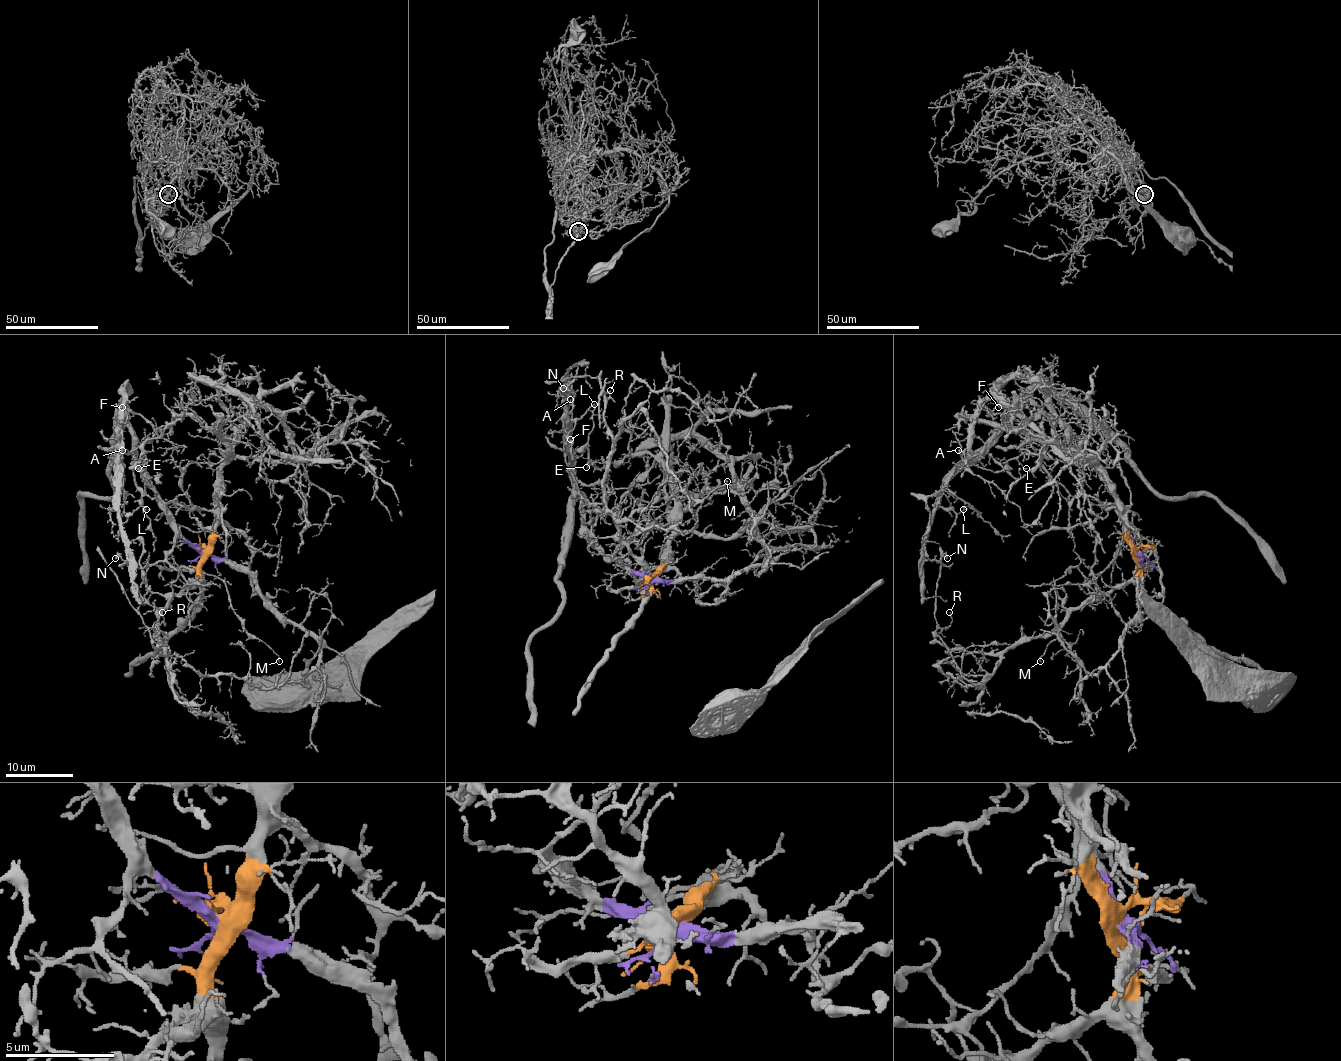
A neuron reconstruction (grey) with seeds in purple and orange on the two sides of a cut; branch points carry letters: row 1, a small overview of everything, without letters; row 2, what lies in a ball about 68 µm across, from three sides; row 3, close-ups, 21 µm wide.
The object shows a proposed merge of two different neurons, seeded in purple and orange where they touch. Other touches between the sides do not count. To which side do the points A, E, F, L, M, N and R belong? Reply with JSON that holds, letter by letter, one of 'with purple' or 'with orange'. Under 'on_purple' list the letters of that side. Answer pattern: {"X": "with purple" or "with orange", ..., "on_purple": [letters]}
{"A": "with purple", "E": "with orange", "F": "with purple", "L": "with purple", "M": "with orange", "N": "with purple", "R": "with orange", "on_purple": ["A", "F", "L", "N"]}

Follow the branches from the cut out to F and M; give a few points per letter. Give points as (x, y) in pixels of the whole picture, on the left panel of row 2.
F: (202, 552), (182, 535), (160, 495), (141, 473), (126, 419), (125, 400), (118, 407), (121, 407)
M: (204, 552), (199, 579), (172, 594), (172, 584), (182, 567), (216, 576), (226, 586), (234, 614), (280, 662)

